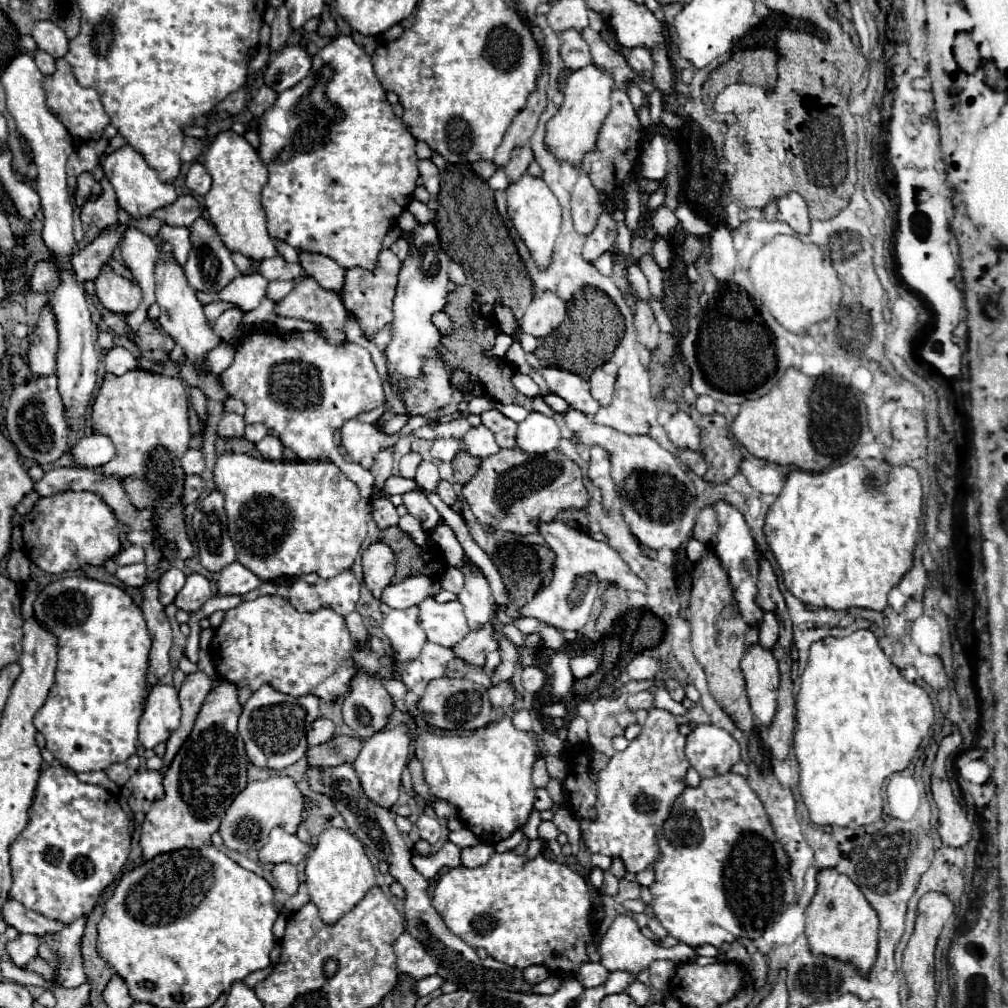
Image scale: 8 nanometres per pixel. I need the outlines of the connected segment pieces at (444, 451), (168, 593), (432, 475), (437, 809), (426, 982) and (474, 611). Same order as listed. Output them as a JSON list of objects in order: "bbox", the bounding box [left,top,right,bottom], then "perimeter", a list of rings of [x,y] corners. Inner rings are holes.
[{"bbox":[431,439,461,461],"perimeter":[[[437,439],[433,443],[431,455],[441,461],[453,461],[453,457],[461,451],[461,439]]]},{"bbox":[159,567,185,605],"perimeter":[[[171,567],[169,571],[165,571],[161,575],[161,581],[159,581],[159,593],[161,593],[161,597],[159,597],[159,601],[163,605],[173,603],[175,595],[183,589],[183,585],[185,585],[185,573],[181,569],[177,569],[177,567]]]},{"bbox":[415,461,439,493],"perimeter":[[[423,461],[417,469],[417,477],[415,481],[419,483],[421,489],[429,491],[429,493],[437,493],[437,485],[439,485],[439,471],[431,461]]]},{"bbox":[431,801,457,819],"perimeter":[[[439,801],[439,803],[431,803],[431,809],[437,817],[443,817],[443,819],[451,819],[451,817],[457,817],[453,805],[445,803],[445,801]]]},{"bbox":[417,975,443,997],"perimeter":[[[429,975],[425,979],[419,979],[417,981],[417,995],[419,997],[425,997],[425,995],[433,995],[437,993],[441,987],[443,987],[443,977],[441,975]]]},{"bbox":[457,557,495,629],"perimeter":[[[465,557],[457,569],[465,577],[465,585],[457,597],[465,609],[469,627],[477,629],[479,625],[483,625],[491,619],[491,607],[495,601],[491,597],[491,589],[489,589],[489,583],[487,583],[483,571],[469,557]]]}]

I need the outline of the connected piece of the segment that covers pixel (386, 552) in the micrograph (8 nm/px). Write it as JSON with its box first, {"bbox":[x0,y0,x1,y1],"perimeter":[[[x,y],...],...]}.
{"bbox":[363,543,395,599],"perimeter":[[[373,543],[367,551],[363,551],[363,573],[367,589],[375,599],[381,599],[383,589],[391,583],[395,573],[395,557],[389,545]]]}

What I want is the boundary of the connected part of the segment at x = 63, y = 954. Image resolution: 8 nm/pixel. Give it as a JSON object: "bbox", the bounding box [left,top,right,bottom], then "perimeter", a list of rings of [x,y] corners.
{"bbox":[41,917,87,989],"perimeter":[[[79,917],[75,923],[67,925],[61,933],[41,937],[41,957],[45,957],[45,961],[49,961],[49,965],[53,967],[55,961],[59,961],[57,983],[67,989],[85,983],[83,959],[81,959],[81,937],[85,921],[87,921],[85,917]]]}

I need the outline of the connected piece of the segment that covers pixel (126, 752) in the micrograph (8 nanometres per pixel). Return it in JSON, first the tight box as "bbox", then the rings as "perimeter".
{"bbox":[33,577,151,771],"perimeter":[[[69,577],[49,583],[35,601],[33,613],[51,633],[59,637],[59,661],[55,683],[49,691],[45,705],[35,715],[35,727],[43,733],[47,749],[53,757],[79,771],[99,771],[113,763],[127,761],[137,751],[137,723],[145,705],[145,671],[151,639],[147,635],[141,609],[131,597],[109,583],[101,583],[89,577]]]}

